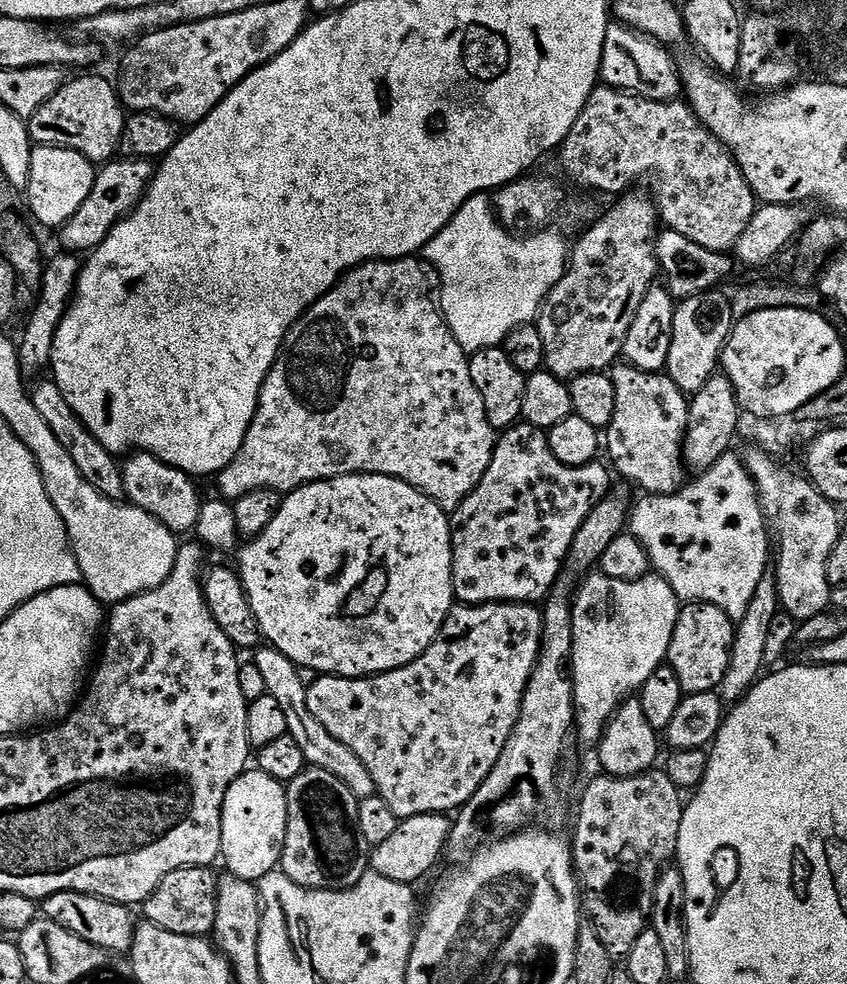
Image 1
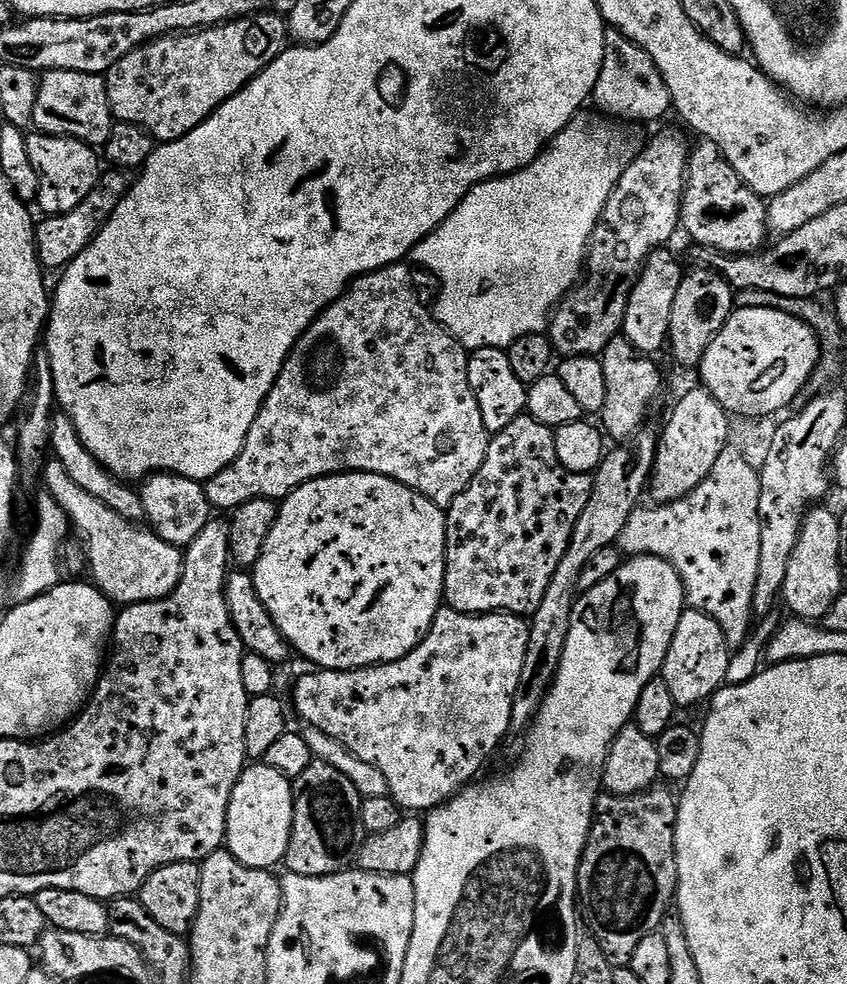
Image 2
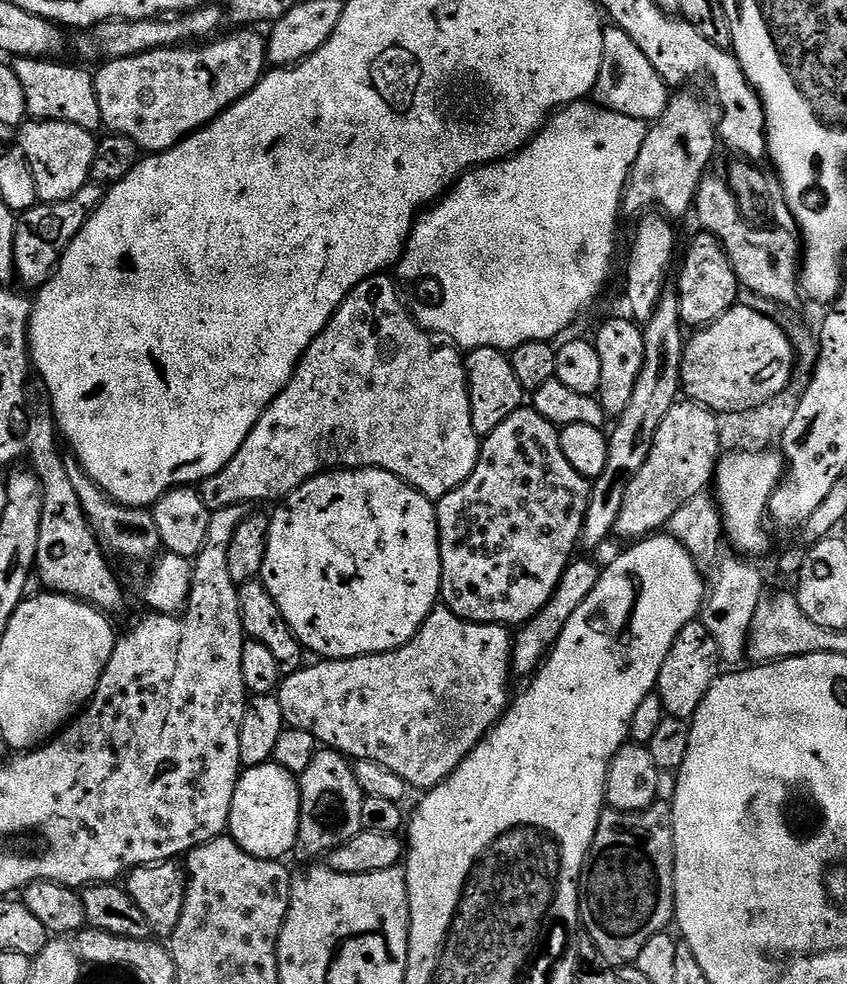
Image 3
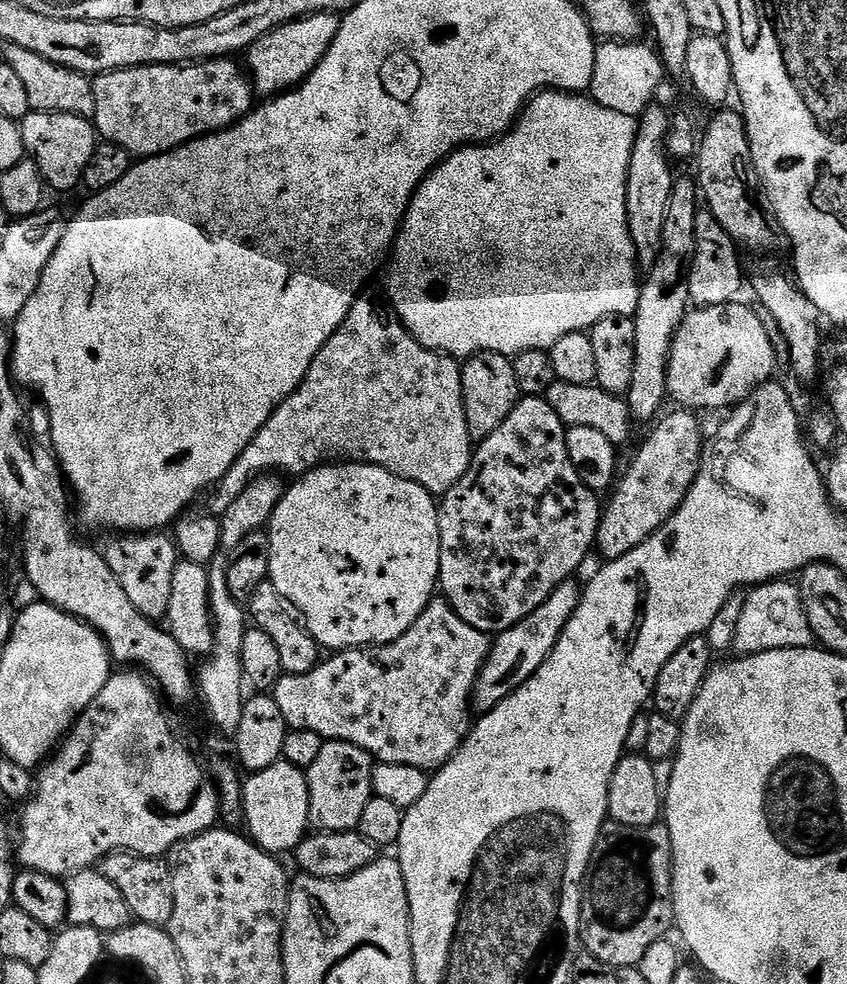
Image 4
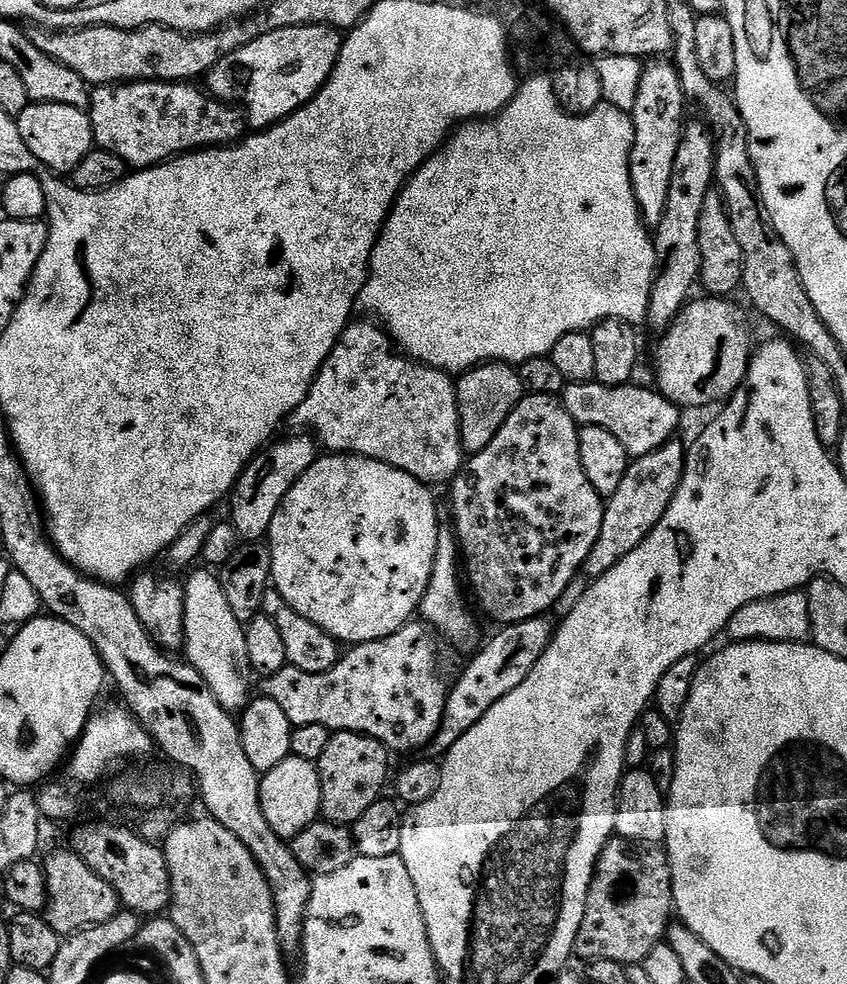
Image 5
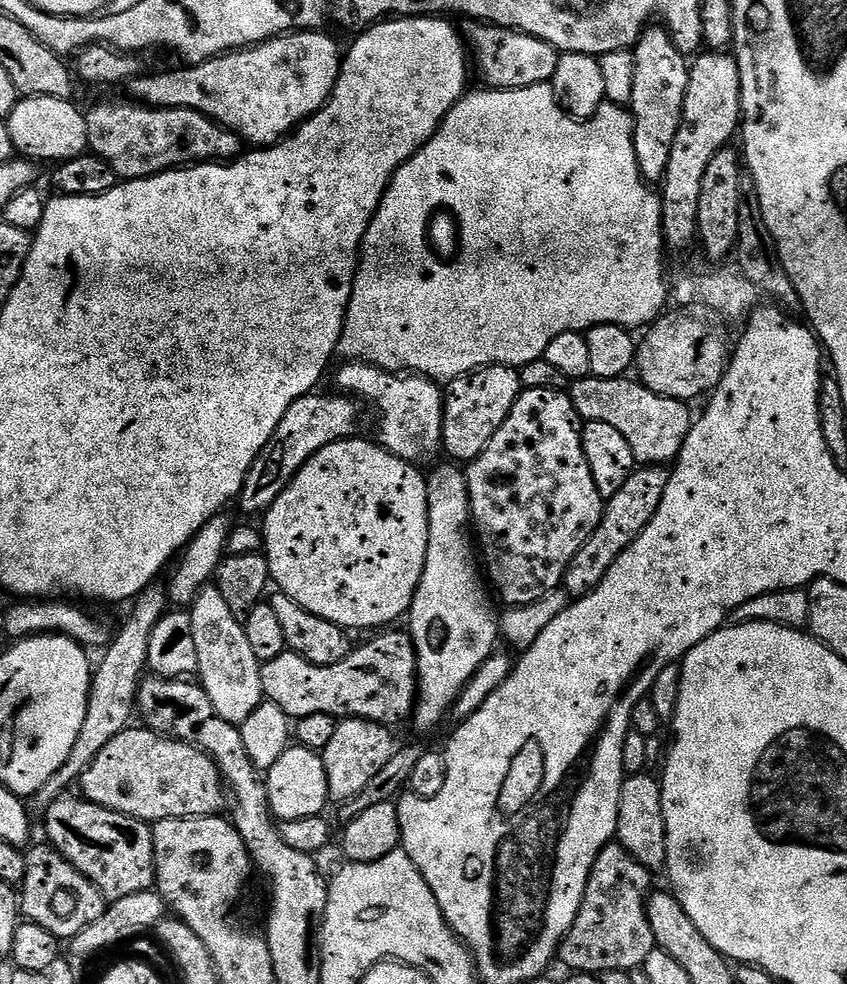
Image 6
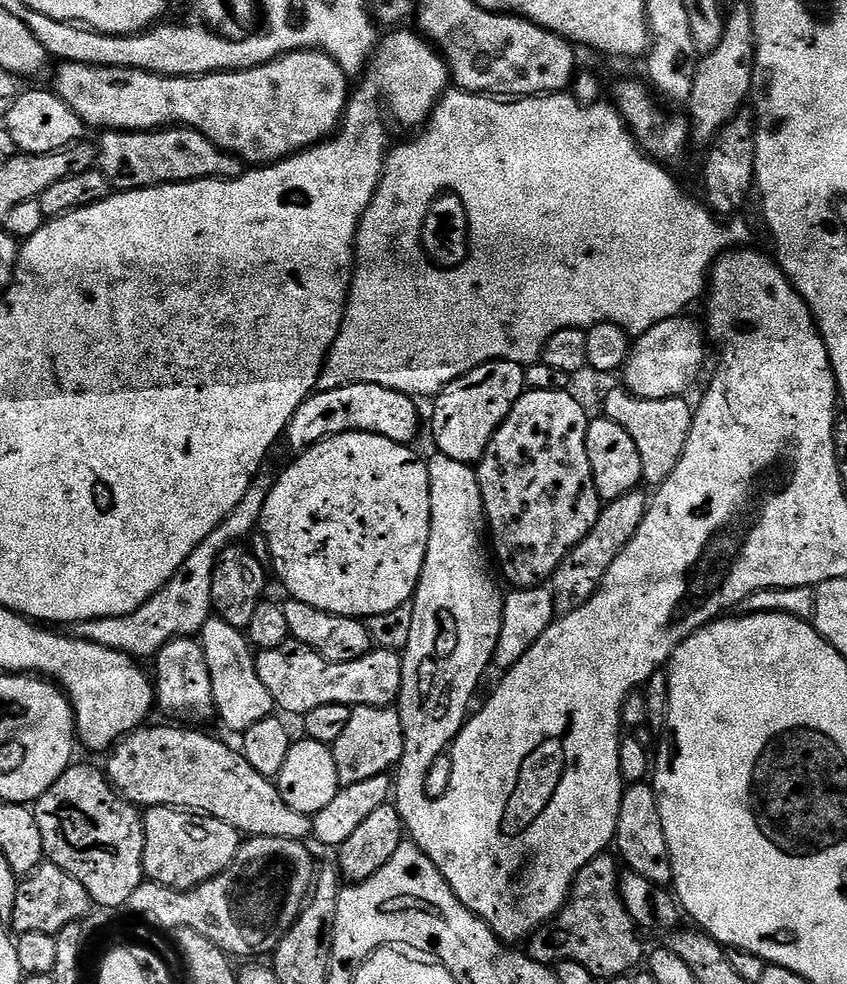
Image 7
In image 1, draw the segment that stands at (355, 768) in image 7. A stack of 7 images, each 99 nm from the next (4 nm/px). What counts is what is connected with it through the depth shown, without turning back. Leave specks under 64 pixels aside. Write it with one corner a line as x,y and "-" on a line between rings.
311,766
286,787
286,842
279,867
298,886
310,890
341,892
353,888
370,871
370,846
358,827
360,801
334,774

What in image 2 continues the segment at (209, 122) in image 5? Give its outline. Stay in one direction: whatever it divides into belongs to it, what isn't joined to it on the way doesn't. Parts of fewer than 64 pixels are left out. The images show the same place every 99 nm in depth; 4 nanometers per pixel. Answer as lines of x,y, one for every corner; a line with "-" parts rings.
268,11
217,28
163,36
126,54
106,74
113,121
138,126
160,144
190,134
284,51
290,40
285,17

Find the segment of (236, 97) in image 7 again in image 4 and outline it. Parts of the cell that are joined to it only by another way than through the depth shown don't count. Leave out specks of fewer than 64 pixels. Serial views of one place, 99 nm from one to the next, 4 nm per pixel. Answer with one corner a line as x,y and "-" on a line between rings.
319,12
290,22
254,42
246,53
247,71
257,93
271,98
304,83
306,77
322,62
340,29
341,17
334,12

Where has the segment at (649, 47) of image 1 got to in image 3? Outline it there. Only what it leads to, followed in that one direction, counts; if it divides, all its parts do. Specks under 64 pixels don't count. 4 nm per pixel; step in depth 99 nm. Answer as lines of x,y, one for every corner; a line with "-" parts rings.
608,26
605,27
603,36
602,68
592,96
595,103
614,110
615,113
651,122
665,112
670,99
670,90
654,70
654,66
647,61
642,50
630,41
629,35
621,28

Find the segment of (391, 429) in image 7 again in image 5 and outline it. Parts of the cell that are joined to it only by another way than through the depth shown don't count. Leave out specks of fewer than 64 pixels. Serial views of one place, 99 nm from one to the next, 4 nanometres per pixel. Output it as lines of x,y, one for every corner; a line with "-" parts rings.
300,435
304,436
292,436
289,440
277,439
271,446
265,447
236,481
236,486
230,493
230,522
238,530
241,541
260,542
267,537
270,522
274,522
278,506
282,506
286,494
290,494
290,486
294,486
294,482
298,482
298,478
306,474
306,470
310,470
312,463
318,459
317,441
311,435

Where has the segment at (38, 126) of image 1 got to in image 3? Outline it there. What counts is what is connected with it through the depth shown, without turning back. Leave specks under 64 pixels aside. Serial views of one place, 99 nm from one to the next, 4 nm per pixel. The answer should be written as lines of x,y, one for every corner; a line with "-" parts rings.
21,56
15,61
14,67
18,78
22,81
22,87
26,89
26,110
29,117
34,120
57,120
58,122
70,122
74,126
82,126
82,130
91,132
93,134
101,131
104,119
102,118
102,110
98,110
98,94
96,93
96,81
91,71
87,72
84,68
75,68
72,64
60,64
64,62
57,62
52,58
37,58
35,56

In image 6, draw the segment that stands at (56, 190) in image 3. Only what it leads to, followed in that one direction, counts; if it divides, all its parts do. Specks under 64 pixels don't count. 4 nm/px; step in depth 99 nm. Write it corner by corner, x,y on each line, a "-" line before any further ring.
57,96
23,97
18,106
14,106
14,110
6,117
13,149
21,157
33,162
41,162
40,160
63,162
85,155
89,151
85,113
79,112
72,103
71,99
63,100

